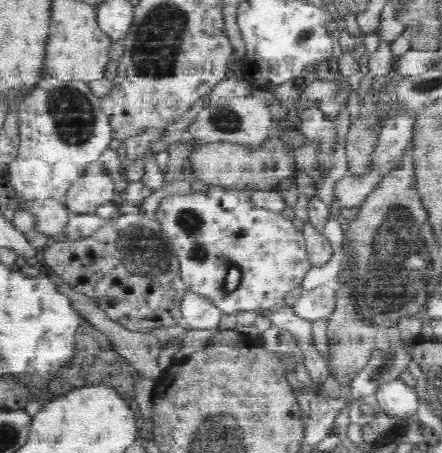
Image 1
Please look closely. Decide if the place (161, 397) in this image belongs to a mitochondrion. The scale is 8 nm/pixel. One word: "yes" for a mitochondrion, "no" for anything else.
no

